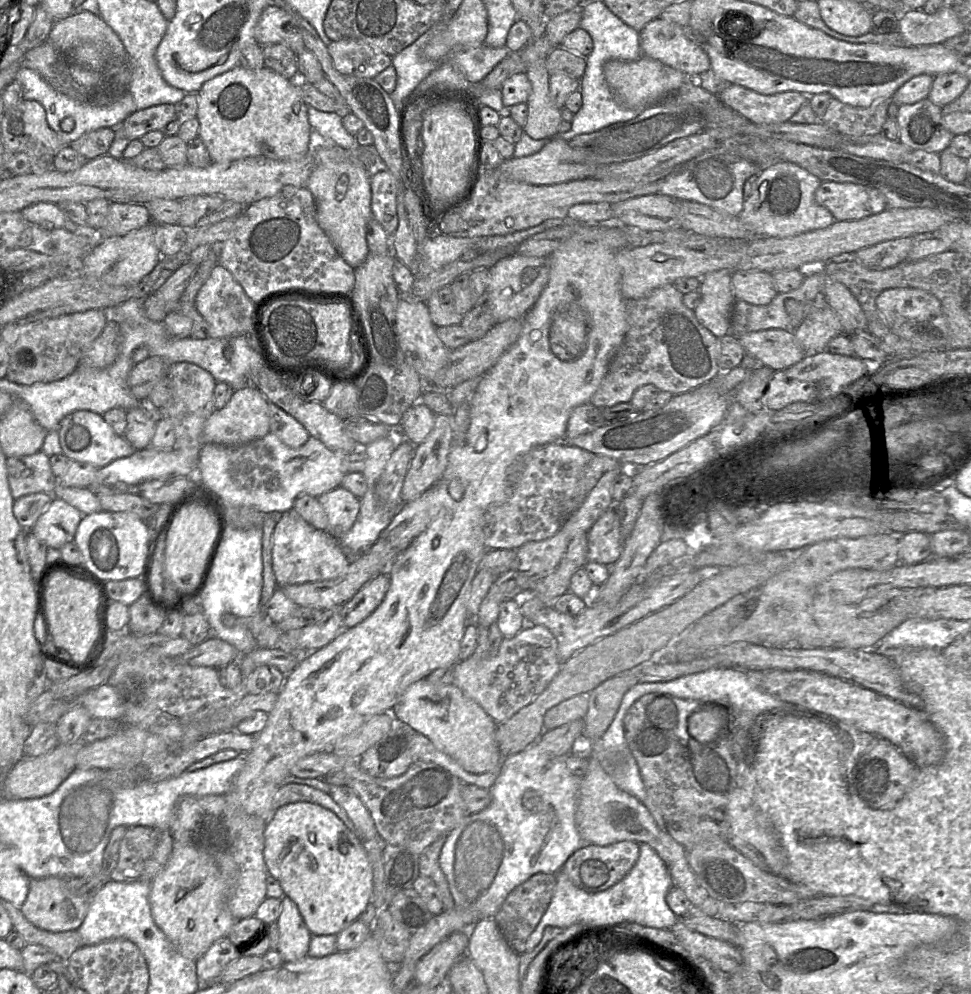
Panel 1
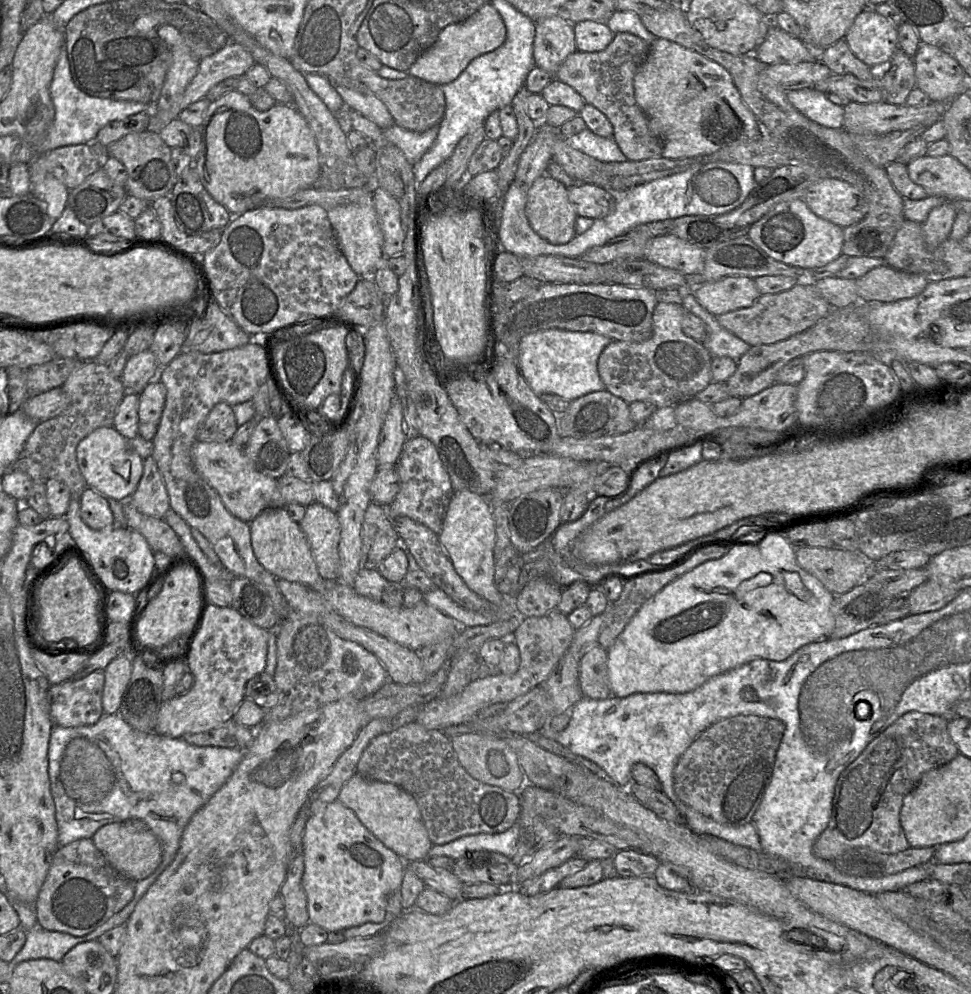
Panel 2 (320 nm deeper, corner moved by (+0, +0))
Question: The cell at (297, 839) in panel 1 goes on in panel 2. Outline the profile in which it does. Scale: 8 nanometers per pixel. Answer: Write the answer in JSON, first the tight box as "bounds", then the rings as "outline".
{"bounds":[302,801,405,932],"outline":[[[333,801],[311,814],[303,831],[302,854],[302,886],[310,923],[332,932],[384,920],[387,896],[400,889],[405,862],[369,832],[351,809],[338,801]]]}

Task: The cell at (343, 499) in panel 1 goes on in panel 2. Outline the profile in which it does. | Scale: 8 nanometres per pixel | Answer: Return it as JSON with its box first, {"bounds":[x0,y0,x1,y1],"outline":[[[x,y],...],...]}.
{"bounds":[299,502,341,580],"outline":[[[314,502],[307,506],[299,524],[306,535],[320,576],[336,580],[340,570],[338,546],[341,533],[337,512]]]}

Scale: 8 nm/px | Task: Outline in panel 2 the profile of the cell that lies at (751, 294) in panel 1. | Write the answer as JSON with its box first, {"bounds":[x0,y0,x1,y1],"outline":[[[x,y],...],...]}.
{"bounds":[693,276,761,316],"outline":[[[727,276],[703,283],[693,289],[693,294],[715,316],[748,308],[761,296],[754,279],[744,276]]]}

